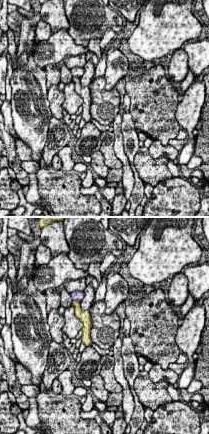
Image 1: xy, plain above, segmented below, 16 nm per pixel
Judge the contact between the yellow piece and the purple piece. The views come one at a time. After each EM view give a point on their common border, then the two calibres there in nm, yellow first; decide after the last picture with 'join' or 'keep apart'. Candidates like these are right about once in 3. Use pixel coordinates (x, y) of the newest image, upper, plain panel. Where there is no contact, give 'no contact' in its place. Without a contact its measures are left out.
meets yellow at (77, 77); 160 nm thick on the yellow side, 160 nm on the other

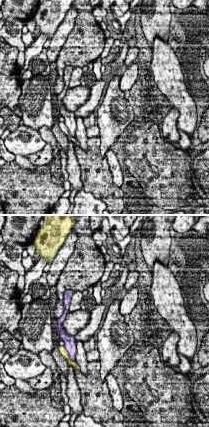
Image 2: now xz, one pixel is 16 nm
meets yellow at (68, 131); 120 nm thick on the yellow side, 190 nm on the other

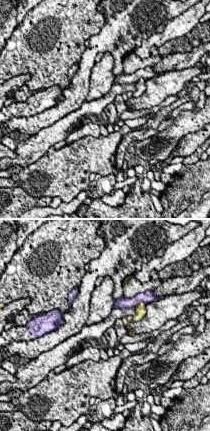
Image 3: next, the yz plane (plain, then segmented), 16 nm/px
meets yellow at (140, 78); 160 nm thick on the yellow side, 190 nm on the other

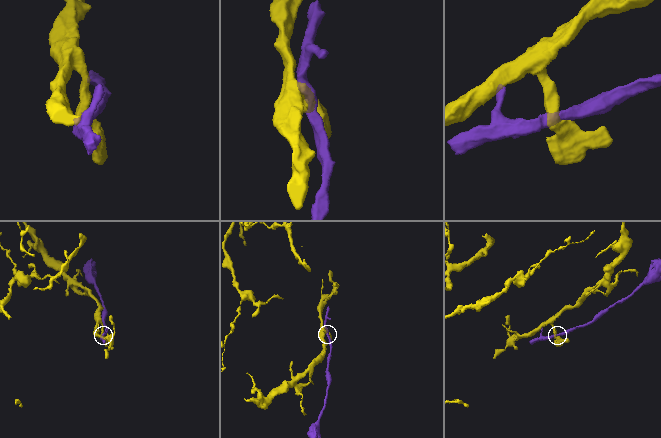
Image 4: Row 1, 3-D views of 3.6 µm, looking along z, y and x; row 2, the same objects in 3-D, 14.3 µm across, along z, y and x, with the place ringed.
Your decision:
keep apart

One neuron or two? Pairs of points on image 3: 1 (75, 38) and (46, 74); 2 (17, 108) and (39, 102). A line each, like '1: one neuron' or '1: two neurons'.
1: one neuron
2: one neuron

